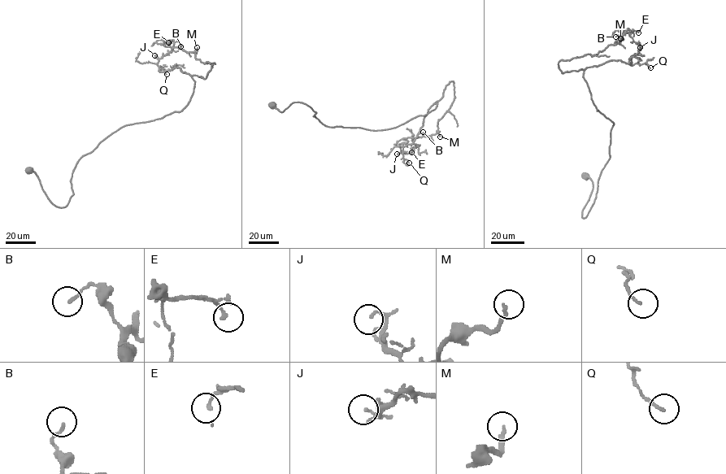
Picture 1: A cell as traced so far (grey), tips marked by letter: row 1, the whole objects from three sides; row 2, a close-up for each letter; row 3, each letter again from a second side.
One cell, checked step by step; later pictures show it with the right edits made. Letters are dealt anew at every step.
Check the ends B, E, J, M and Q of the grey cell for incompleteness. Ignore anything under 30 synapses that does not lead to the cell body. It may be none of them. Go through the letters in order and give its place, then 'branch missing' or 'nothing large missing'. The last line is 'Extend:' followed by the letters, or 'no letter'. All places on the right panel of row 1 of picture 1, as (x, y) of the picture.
B: (615, 36) | nothing large missing
E: (638, 32) | nothing large missing
J: (640, 47) | nothing large missing
M: (620, 38) | branch missing
Q: (650, 67) | nothing large missing
Extend: M

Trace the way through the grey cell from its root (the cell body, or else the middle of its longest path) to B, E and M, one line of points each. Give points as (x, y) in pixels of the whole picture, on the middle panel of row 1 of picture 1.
B: (271, 106), (301, 102), (327, 126), (386, 129), (434, 109), (453, 81), (436, 132), (423, 132)
E: (271, 106), (301, 102), (327, 126), (378, 130), (436, 103), (400, 146), (408, 154), (416, 145), (411, 152)
M: (271, 106), (282, 112), (301, 102), (327, 126), (386, 129), (434, 109), (453, 81), (440, 136)

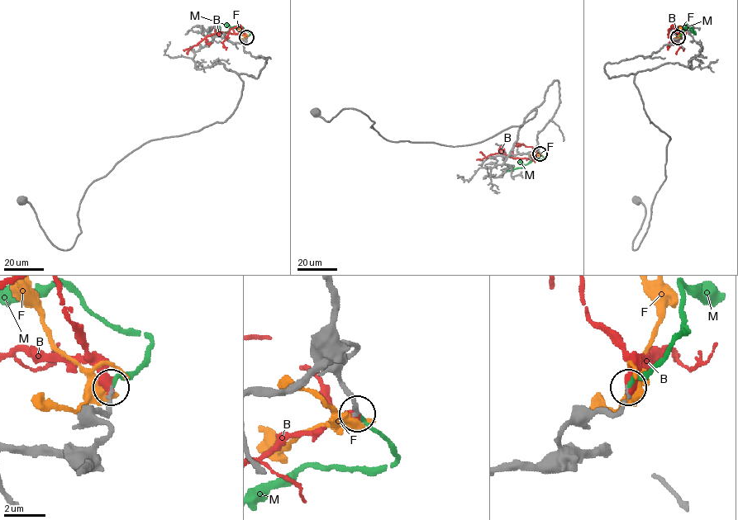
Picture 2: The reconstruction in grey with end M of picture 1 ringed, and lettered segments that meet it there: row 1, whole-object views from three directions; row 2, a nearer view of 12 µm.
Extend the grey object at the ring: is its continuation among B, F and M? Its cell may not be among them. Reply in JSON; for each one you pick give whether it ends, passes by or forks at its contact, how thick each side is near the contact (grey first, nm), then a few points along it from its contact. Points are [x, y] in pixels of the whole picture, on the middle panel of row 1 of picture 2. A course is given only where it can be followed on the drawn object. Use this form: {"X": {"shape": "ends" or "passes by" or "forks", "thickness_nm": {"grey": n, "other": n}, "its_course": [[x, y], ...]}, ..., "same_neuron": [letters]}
{"M": {"shape": "ends", "thickness_nm": {"grey": 170, "other": 190}, "its_course": [[540, 153], [543, 159], [535, 158], [522, 167], [502, 172]]}, "same_neuron": ["M"]}

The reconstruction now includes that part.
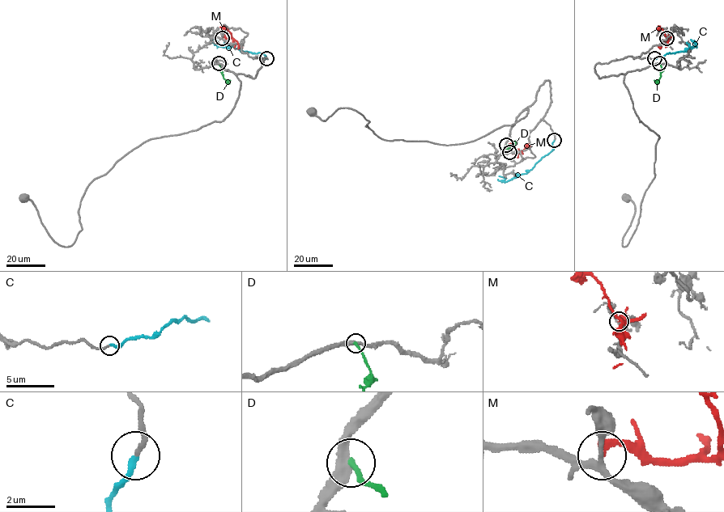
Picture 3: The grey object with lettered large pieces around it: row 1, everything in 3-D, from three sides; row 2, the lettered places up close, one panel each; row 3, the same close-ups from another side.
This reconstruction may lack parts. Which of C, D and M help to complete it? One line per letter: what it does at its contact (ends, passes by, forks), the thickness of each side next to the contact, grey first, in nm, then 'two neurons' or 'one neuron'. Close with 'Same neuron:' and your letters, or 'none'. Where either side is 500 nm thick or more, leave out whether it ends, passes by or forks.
C: it ends | 180/240 nm | one neuron
D: it ends | 360/200 nm | two neurons
M: it ends | 240/280 nm | two neurons
Same neuron: C

